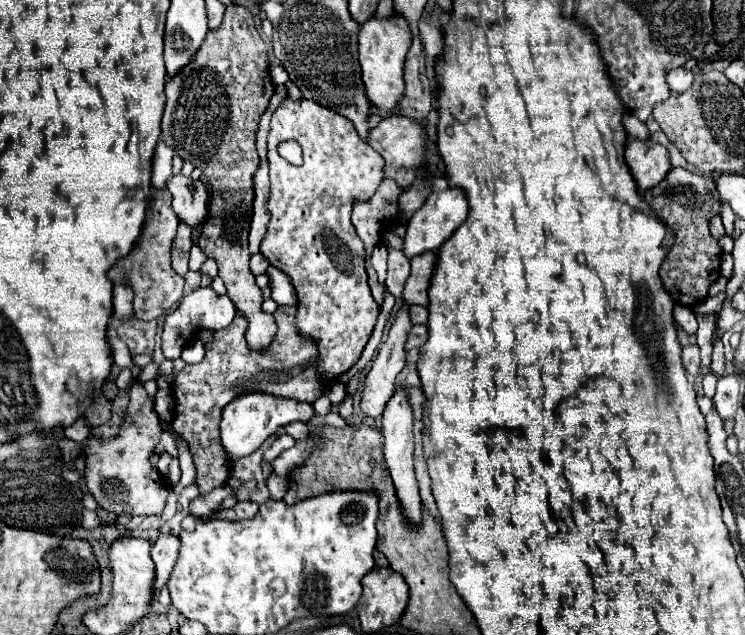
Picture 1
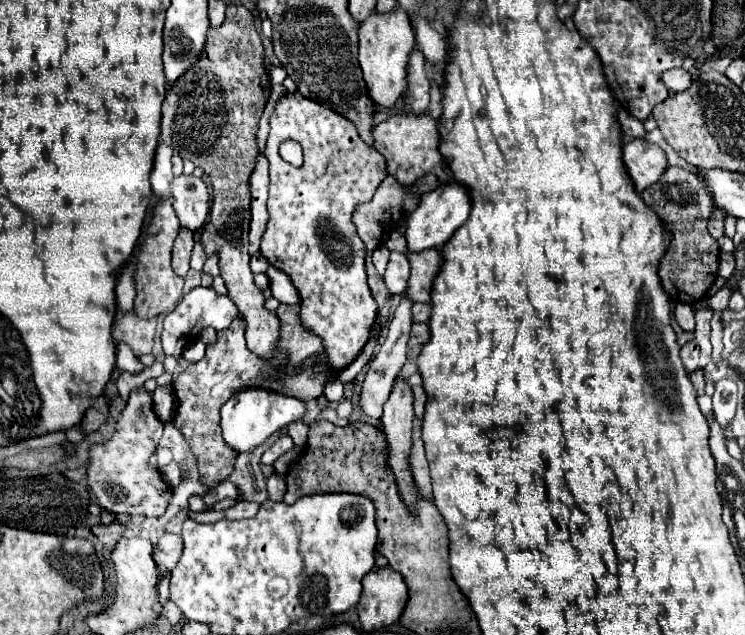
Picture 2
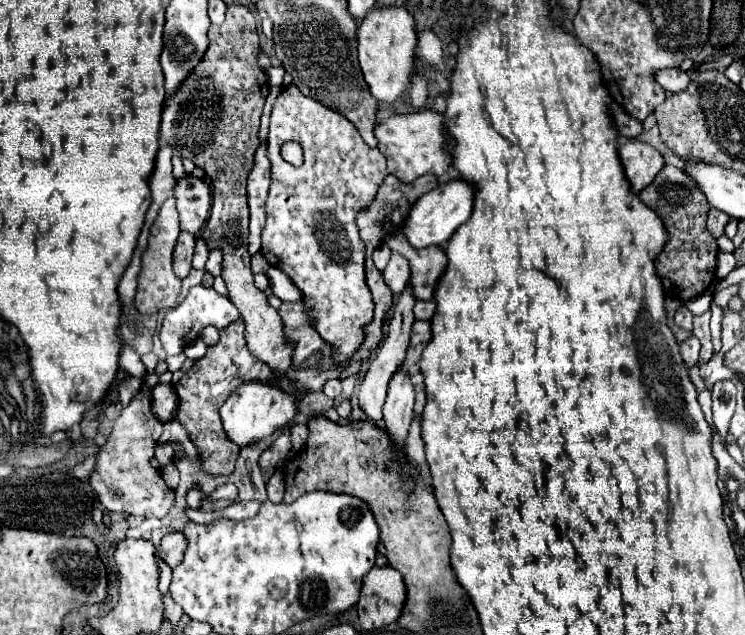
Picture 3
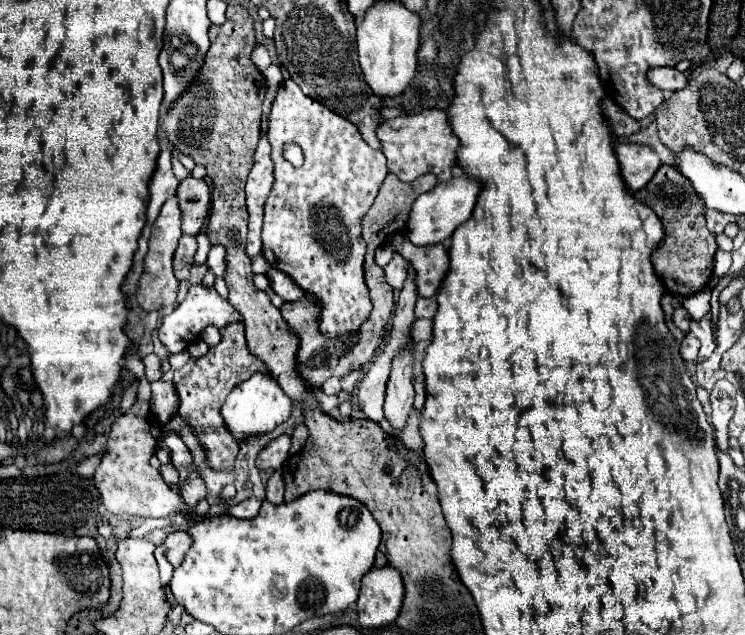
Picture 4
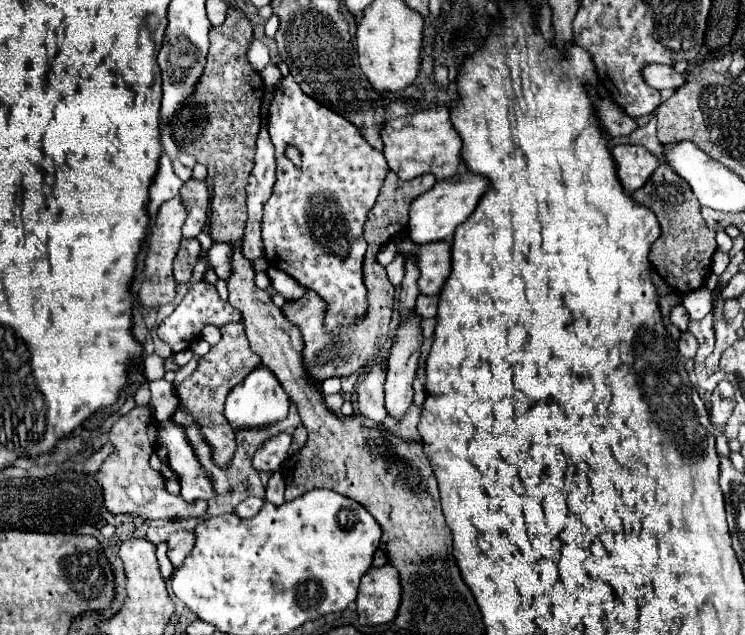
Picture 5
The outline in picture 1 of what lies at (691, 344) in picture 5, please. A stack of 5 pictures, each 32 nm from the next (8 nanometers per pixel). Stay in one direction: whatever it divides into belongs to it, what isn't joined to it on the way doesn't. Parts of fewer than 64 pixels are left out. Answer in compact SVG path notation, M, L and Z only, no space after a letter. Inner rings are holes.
M686 346L682 352L682 362L688 374L698 376L700 372L700 356L698 356L698 346Z

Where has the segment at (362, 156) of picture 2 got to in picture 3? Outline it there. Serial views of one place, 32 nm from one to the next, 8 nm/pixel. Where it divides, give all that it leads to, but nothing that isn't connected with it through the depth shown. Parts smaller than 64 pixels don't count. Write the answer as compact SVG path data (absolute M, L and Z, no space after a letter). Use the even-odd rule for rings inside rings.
M286 86L272 110L270 116L270 134L268 134L268 160L272 164L272 184L270 196L266 202L266 228L262 232L262 254L270 262L270 266L286 272L296 288L304 296L304 308L310 324L316 332L332 346L334 364L348 362L360 344L364 342L364 326L372 322L374 316L374 300L370 296L366 276L364 276L364 242L358 236L356 214L366 208L382 180L388 176L386 160L380 156L380 150L370 148L356 128L340 114L328 110L320 102L306 98L300 90ZM288 140L294 140L304 150L304 164L300 168L290 166L280 156L280 146Z

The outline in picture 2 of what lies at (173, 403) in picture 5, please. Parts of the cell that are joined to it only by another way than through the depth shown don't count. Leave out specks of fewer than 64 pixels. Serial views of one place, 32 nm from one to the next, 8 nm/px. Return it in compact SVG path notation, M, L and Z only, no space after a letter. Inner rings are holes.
M168 386L164 388L156 388L156 392L152 394L154 398L154 412L158 414L158 418L162 422L170 422L172 416L174 416L174 394Z

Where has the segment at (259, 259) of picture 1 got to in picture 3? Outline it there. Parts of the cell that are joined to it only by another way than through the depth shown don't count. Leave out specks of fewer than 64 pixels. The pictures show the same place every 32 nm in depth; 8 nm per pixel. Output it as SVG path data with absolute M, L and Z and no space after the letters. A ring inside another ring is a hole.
M261 252L251 257L251 270L253 274L266 273L269 267L270 264Z

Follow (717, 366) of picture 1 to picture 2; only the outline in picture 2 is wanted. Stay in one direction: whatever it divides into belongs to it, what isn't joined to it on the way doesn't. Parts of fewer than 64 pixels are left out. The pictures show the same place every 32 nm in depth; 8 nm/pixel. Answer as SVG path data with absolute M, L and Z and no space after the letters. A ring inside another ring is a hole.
M714 312L711 320L711 344L714 346L712 356L722 356L724 344L722 344L722 326L720 326L720 312Z

